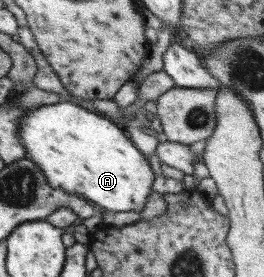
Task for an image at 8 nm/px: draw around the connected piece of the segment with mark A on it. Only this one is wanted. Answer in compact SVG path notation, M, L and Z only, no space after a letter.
M65 101L50 106L42 105L36 110L28 110L19 118L17 139L24 149L25 157L42 171L48 186L75 198L86 199L97 210L137 212L142 210L146 196L151 193L150 185L155 175L148 162L123 132L123 126L115 125L98 113Z

